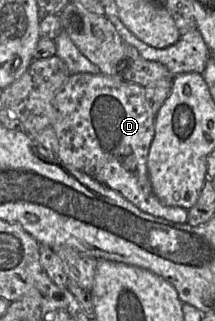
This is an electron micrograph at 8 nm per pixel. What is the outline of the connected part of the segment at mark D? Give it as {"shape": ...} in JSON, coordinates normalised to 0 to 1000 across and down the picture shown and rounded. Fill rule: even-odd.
{"shape":[[[335,231],[256,299],[237,396],[274,439],[265,489],[298,511],[549,595],[674,664],[870,695],[874,654],[758,639],[698,570],[684,502],[721,417],[721,361],[684,330],[665,268],[581,252],[563,231]]]}

